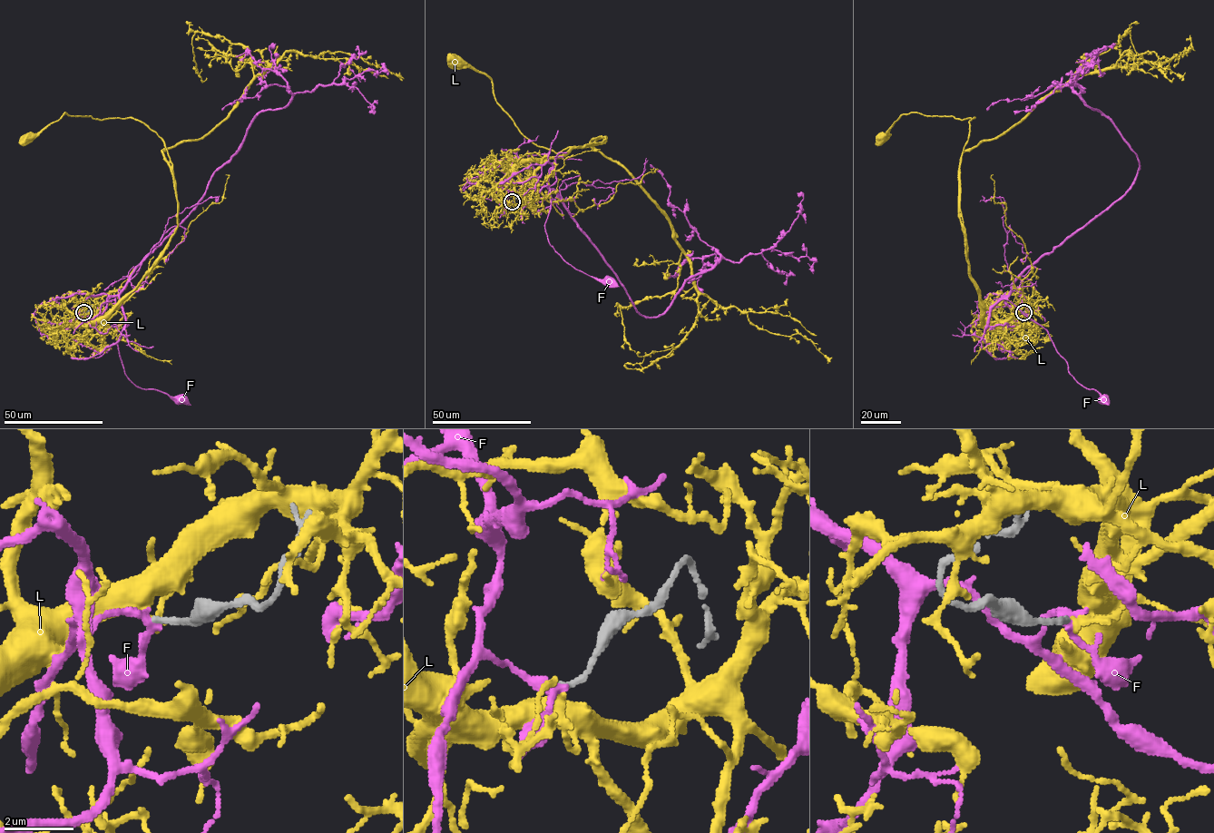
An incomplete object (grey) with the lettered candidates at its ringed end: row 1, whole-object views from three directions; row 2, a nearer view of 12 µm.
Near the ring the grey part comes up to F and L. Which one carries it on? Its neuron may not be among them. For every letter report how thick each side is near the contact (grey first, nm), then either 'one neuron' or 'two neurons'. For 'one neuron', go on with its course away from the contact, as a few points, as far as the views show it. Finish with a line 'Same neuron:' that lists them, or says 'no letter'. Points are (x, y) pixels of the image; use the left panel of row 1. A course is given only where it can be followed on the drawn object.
F: calibres 170 and 240 nm; two neurons
L: calibres 170 and 180 nm; two neurons
Same neuron: no letter

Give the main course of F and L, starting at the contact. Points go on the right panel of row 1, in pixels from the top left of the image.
F: (1024, 311), (1003, 301), (1005, 294), (1047, 331), (1069, 373), (1102, 399)
L: (1024, 311), (1012, 321), (987, 322), (971, 277), (958, 199), (961, 157), (974, 118), (903, 113), (884, 138)

